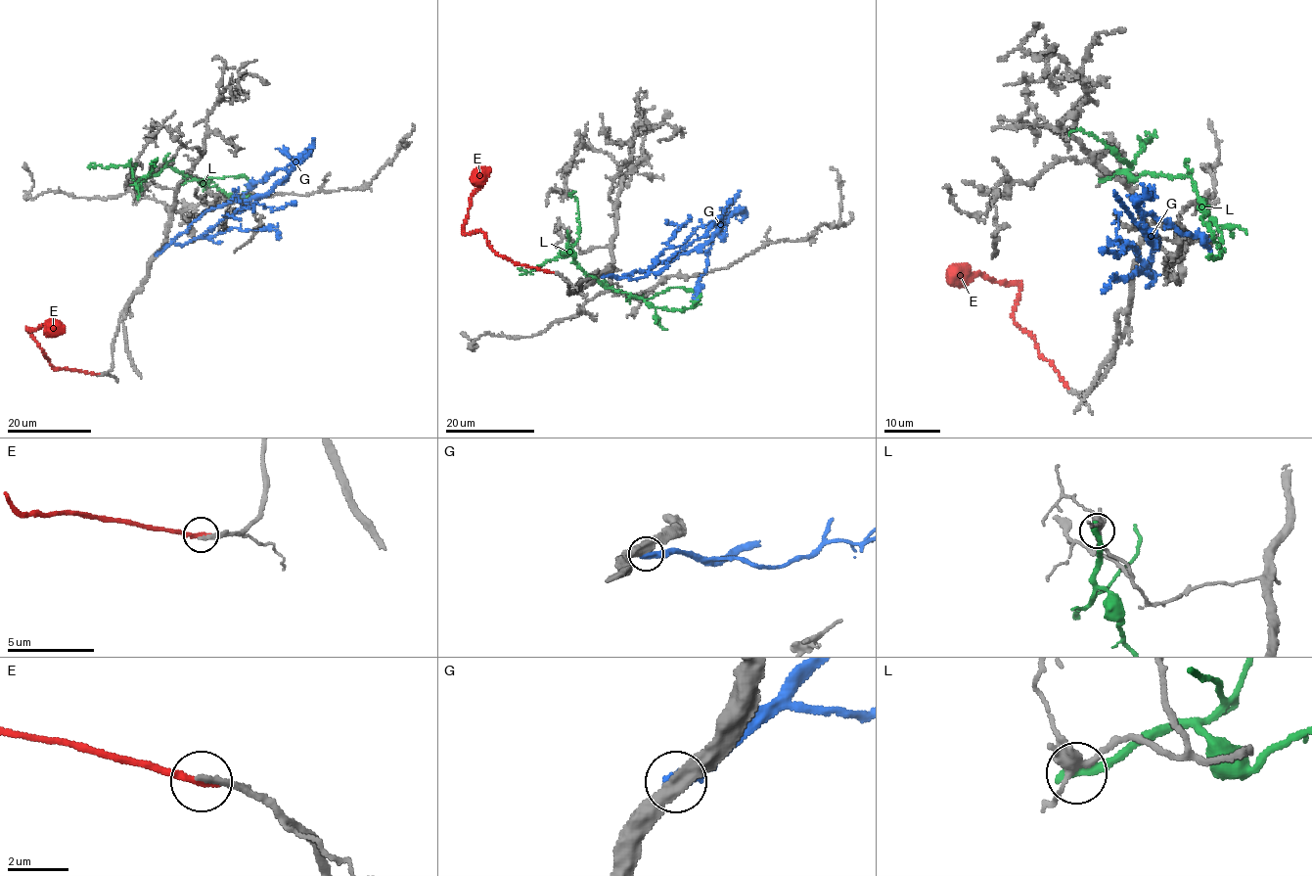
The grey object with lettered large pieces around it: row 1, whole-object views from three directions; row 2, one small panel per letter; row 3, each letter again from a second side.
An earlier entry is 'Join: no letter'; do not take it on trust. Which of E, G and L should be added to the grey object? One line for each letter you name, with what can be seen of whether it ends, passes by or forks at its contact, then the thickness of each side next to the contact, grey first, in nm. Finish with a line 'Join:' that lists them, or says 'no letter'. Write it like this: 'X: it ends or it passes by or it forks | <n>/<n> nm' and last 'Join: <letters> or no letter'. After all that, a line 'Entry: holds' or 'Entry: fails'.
Join: no letter
Entry: holds

